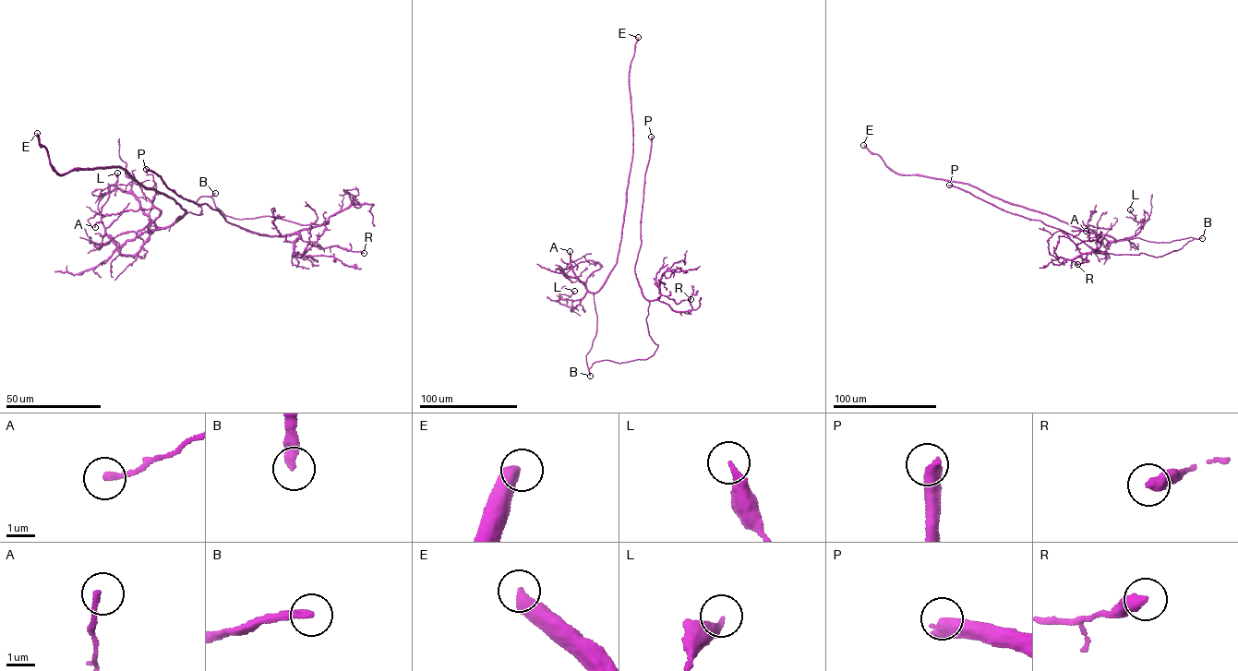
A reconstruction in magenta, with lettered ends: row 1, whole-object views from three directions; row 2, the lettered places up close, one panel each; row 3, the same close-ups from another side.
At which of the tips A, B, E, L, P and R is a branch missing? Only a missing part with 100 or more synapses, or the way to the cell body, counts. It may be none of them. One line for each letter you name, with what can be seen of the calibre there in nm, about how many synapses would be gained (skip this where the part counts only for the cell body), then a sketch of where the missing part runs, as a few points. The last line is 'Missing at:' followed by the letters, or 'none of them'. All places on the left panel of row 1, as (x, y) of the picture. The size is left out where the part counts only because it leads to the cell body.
B: 280 nm thick; missing branch runs (215, 193), (217, 188), (211, 178), (182, 143), (168, 141), (150, 130), (140, 135), (138, 131)
E: 480 nm thick; about 950 synapses
Missing at: B, E

